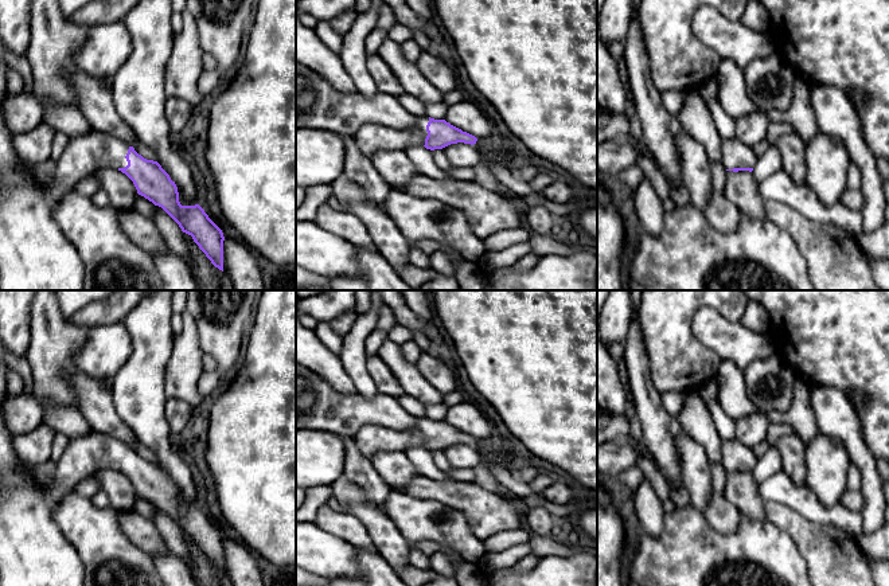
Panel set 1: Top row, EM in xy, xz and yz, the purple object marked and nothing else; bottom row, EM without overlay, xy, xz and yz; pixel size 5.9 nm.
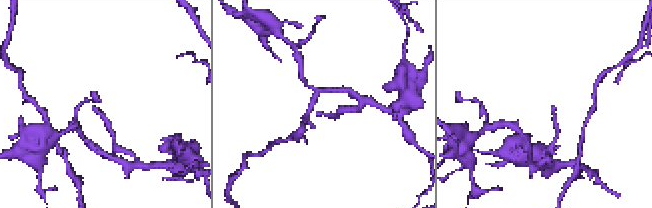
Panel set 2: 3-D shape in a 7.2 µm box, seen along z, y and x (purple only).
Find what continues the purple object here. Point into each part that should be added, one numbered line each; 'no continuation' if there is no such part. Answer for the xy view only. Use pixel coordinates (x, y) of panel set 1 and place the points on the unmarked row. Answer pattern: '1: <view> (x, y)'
1: xy (92, 452)

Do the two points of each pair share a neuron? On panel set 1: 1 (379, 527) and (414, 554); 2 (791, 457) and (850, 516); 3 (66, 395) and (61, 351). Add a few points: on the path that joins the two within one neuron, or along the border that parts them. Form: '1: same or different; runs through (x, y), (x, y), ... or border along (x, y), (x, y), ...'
1: different; border along (410, 549), (408, 563)
2: different; border along (782, 469), (795, 483), (804, 484)
3: same; runs through (57, 385), (57, 362)

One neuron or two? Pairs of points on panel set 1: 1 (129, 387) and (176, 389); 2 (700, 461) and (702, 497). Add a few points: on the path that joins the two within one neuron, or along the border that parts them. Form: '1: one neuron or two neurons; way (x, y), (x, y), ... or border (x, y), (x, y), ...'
1: two neurons; border (170, 358), (164, 375), (166, 398)
2: one neuron; way (700, 471), (700, 488)

